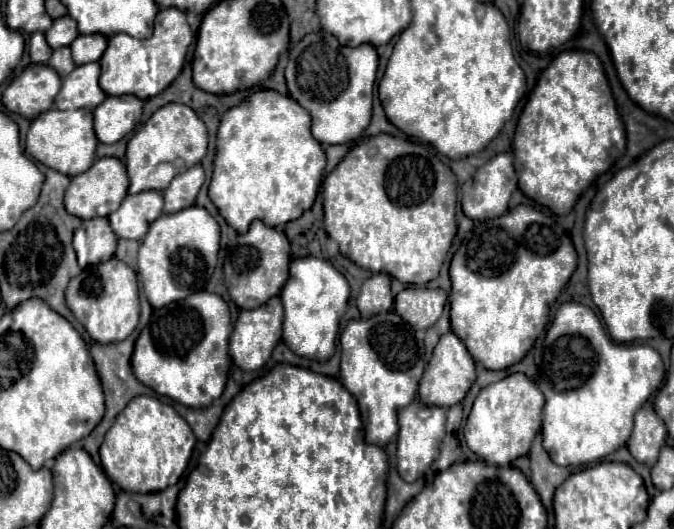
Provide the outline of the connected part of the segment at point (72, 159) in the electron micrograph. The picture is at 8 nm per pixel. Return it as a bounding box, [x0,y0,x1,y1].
[25,108,97,176]

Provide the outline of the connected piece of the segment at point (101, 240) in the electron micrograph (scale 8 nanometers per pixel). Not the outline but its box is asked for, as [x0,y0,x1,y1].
[77,218,117,268]

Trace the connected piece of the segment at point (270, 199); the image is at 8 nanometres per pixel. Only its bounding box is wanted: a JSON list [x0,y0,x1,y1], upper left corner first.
[209,90,327,234]

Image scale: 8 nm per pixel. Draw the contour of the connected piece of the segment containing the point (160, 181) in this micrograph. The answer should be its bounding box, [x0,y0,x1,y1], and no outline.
[127,104,207,194]

